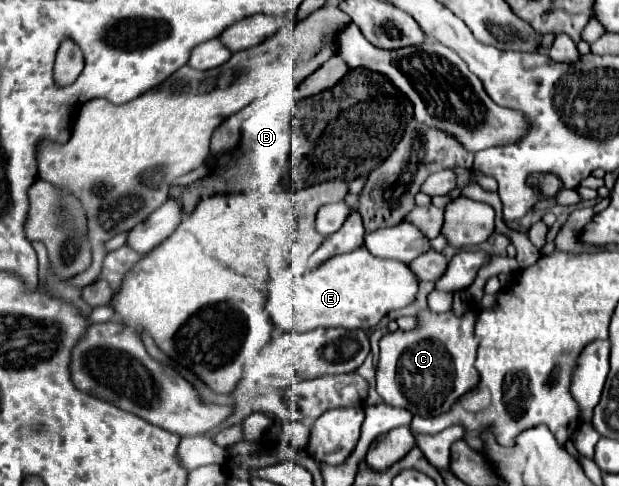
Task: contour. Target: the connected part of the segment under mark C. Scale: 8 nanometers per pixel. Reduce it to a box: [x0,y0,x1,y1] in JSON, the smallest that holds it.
[376,308,478,416]

